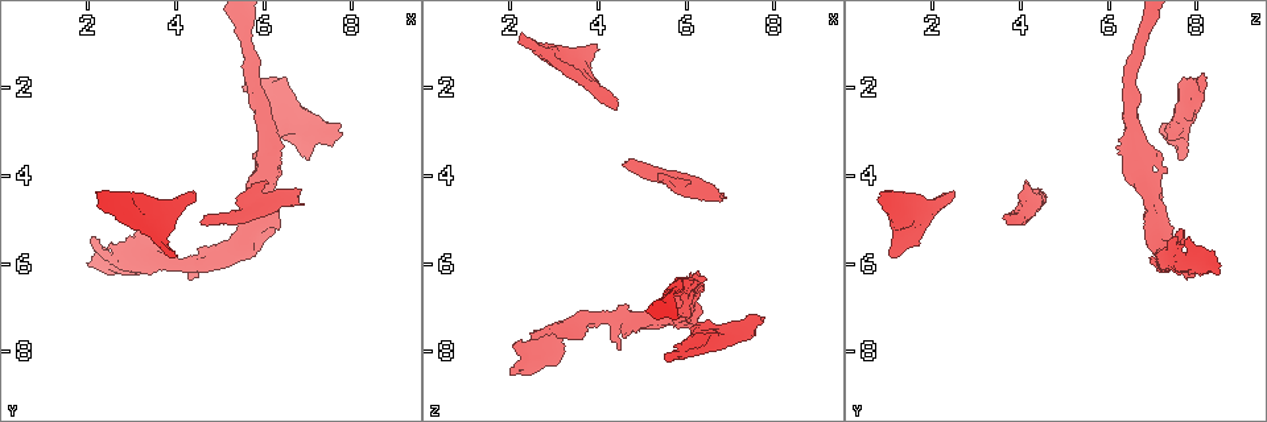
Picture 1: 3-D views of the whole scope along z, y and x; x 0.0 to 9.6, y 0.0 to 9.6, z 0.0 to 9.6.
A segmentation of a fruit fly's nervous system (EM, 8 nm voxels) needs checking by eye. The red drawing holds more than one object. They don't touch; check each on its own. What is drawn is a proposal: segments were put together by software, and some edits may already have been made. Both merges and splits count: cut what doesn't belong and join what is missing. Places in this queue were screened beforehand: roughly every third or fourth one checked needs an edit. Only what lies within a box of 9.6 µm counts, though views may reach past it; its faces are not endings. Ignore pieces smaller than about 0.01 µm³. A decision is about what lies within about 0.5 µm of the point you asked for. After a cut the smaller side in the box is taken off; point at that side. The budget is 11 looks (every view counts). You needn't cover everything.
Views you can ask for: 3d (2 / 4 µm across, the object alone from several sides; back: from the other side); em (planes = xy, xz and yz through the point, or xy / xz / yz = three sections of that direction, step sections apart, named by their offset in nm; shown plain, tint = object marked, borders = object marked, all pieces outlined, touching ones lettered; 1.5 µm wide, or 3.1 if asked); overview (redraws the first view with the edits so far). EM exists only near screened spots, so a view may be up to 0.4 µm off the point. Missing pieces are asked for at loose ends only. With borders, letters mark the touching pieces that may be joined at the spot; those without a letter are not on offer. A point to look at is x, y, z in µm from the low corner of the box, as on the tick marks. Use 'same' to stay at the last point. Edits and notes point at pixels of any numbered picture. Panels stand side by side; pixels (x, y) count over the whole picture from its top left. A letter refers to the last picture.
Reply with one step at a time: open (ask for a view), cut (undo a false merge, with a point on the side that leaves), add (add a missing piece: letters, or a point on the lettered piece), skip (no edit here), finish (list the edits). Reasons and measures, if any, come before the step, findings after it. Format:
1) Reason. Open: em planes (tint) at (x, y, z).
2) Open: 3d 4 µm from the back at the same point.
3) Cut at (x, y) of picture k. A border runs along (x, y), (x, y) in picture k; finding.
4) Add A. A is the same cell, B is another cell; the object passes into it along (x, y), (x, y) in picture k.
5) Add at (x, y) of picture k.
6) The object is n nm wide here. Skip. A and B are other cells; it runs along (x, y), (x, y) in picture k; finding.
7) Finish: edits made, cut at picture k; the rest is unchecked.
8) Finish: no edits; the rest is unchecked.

Open: em yz step 8 (tint) at (4.35, 4.30, 2.55).

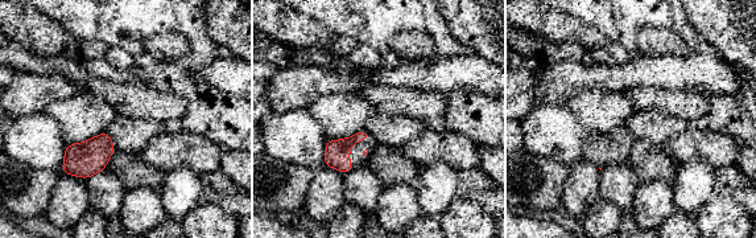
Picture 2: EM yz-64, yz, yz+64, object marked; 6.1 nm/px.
Open: em planes (borders) at the same point.

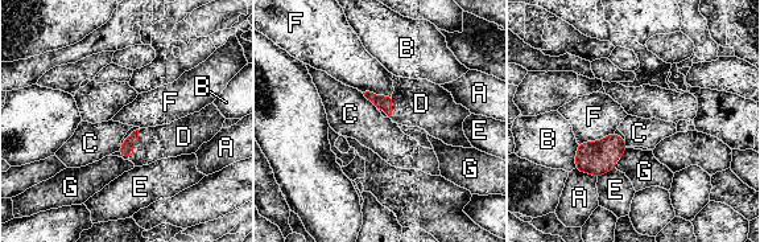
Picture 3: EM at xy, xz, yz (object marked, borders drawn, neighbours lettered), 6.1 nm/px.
Add D. D is the same cell, A, B, C, E, F and G are other cells; the object passes into it along (126, 150), (132, 146), (168, 140) in picture 3; the neuron continues.

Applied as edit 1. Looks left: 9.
Open: overview.

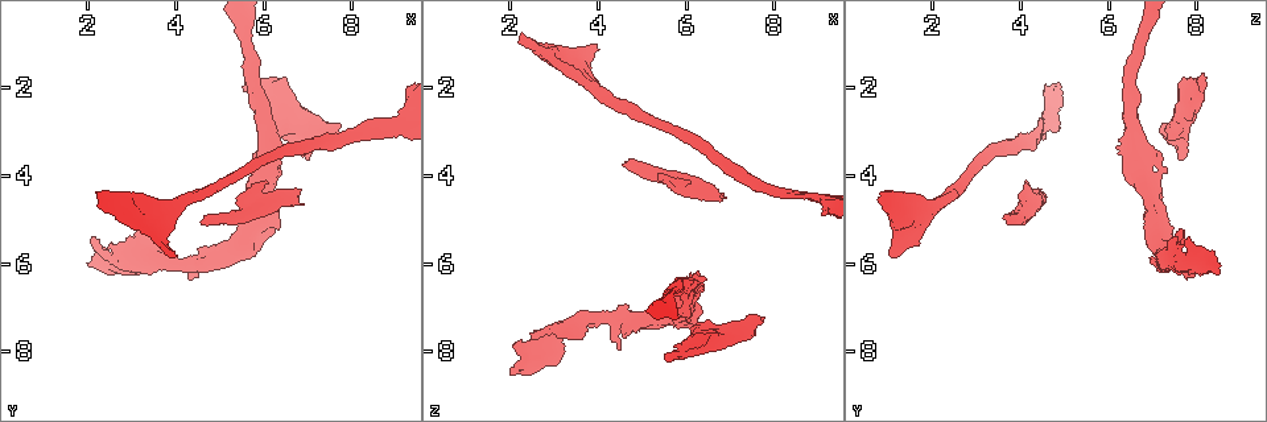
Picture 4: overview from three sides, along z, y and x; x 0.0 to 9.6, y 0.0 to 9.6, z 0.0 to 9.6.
Stops while still wide. Open: em planes (borders) at (7.80, 3.00, 7.20).

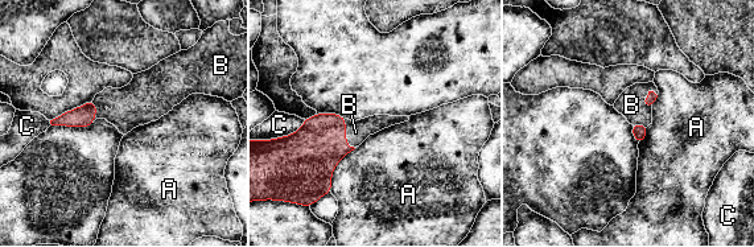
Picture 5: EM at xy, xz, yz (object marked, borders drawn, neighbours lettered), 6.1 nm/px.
Add B. B is the same cell, A and C are other cells; the object passes into it along (309, 156), (343, 135), (355, 132) in picture 5; it goes on there.

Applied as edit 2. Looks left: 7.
Branch stops here. Open: 3d 4 µm at (5.90, 3.35, 6.90).

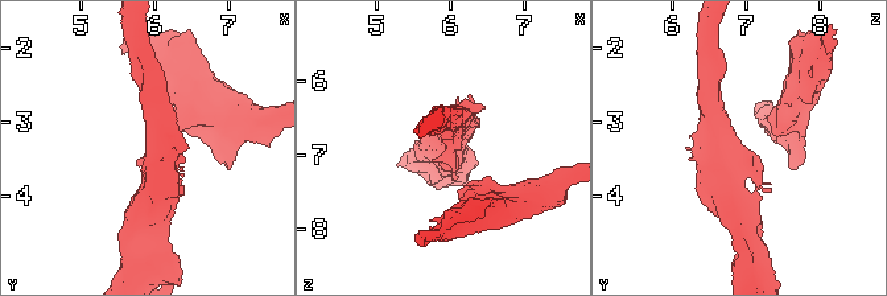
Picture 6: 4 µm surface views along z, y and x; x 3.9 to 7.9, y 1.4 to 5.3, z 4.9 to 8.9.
The arms are 300, 480 nm wide. Open: em planes (borders) at (5.95, 3.30, 6.95).

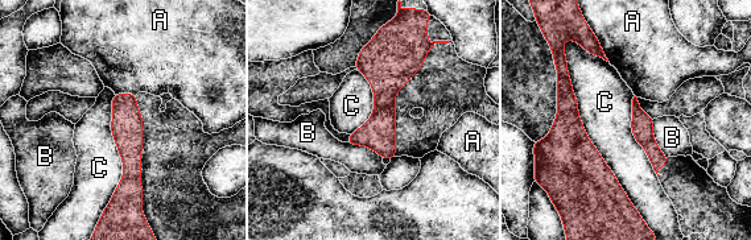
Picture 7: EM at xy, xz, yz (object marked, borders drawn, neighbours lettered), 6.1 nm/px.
Skip. A, B and C are other cells; no lettered piece goes on from it.

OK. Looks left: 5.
An open end. Open: em planes (borders) at (6.25, 1.80, 7.90).

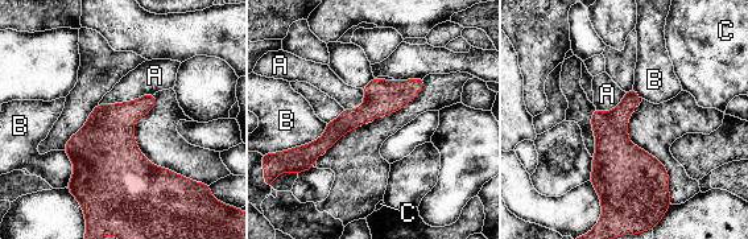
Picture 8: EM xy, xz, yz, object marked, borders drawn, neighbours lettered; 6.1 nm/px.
Skip. A, B and C are other cells; a border runs along (326, 123), (315, 140), (286, 151) in picture 8; none of them fits.

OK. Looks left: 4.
Finish: edits made, add at picture 3, add at picture 5; the rest is unchecked.

